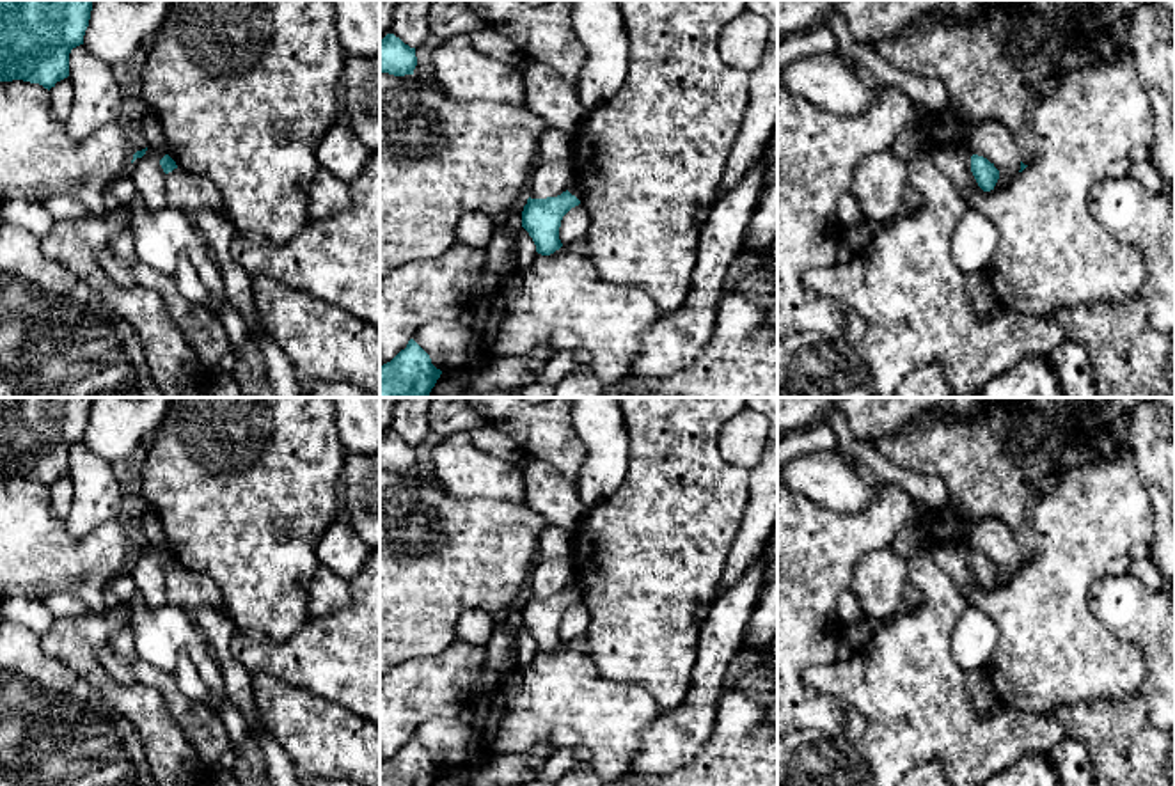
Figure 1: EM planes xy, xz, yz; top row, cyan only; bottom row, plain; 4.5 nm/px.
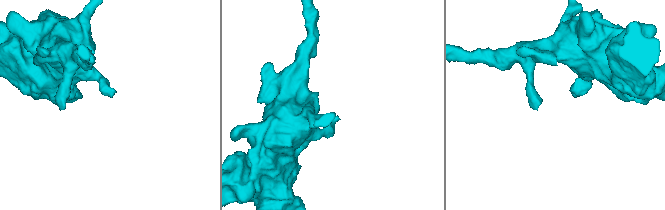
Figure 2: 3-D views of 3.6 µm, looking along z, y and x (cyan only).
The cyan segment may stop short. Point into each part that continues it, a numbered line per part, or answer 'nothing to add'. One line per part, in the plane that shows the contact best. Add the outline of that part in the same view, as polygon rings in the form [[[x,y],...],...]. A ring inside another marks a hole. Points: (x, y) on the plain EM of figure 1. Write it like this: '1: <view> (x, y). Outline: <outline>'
1: xy (187, 589). Outline: [[[174,566],[165,573],[165,598],[169,605],[192,612],[199,607],[209,607],[225,614],[220,589],[206,577]]]

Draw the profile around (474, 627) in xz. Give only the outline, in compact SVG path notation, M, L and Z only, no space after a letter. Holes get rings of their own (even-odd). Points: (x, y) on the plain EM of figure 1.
M483 609L465 610L456 621L456 641L469 646L488 646L495 617Z

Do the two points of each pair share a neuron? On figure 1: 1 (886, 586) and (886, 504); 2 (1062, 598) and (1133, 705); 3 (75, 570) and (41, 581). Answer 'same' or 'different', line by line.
1: different
2: different
3: same

